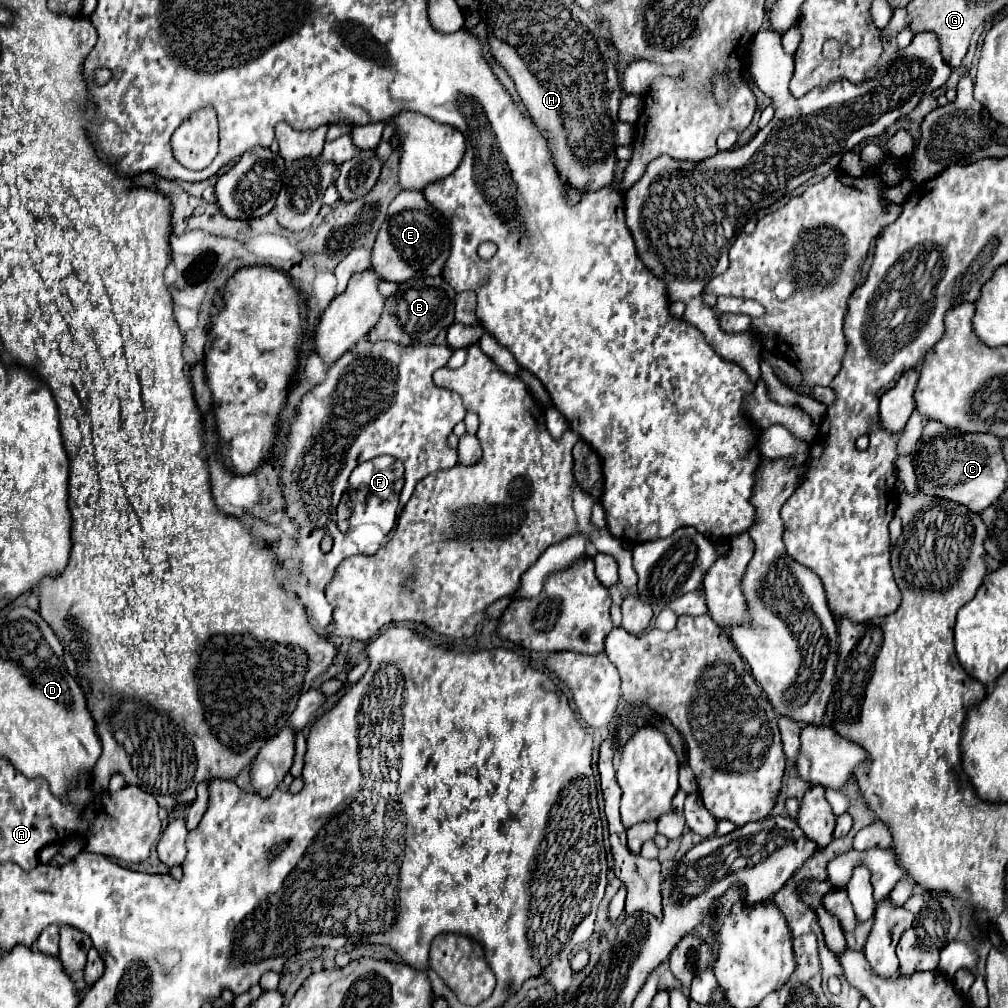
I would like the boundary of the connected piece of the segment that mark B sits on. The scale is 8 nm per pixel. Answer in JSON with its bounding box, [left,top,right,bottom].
[369,276,455,344]

